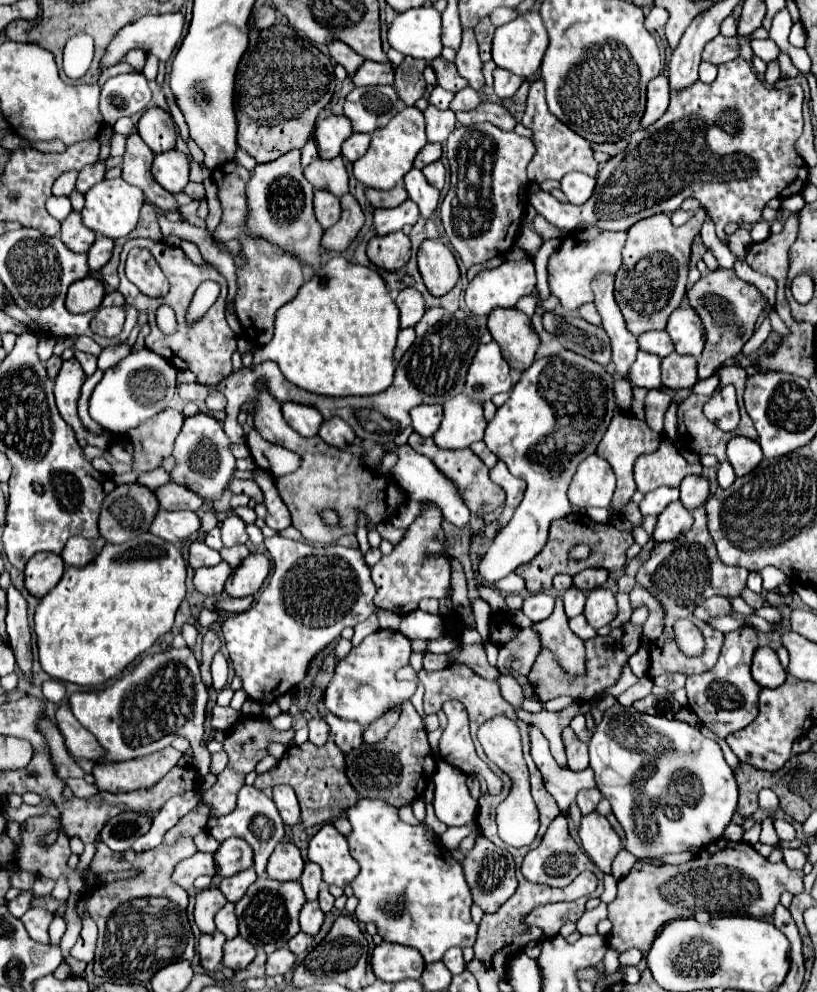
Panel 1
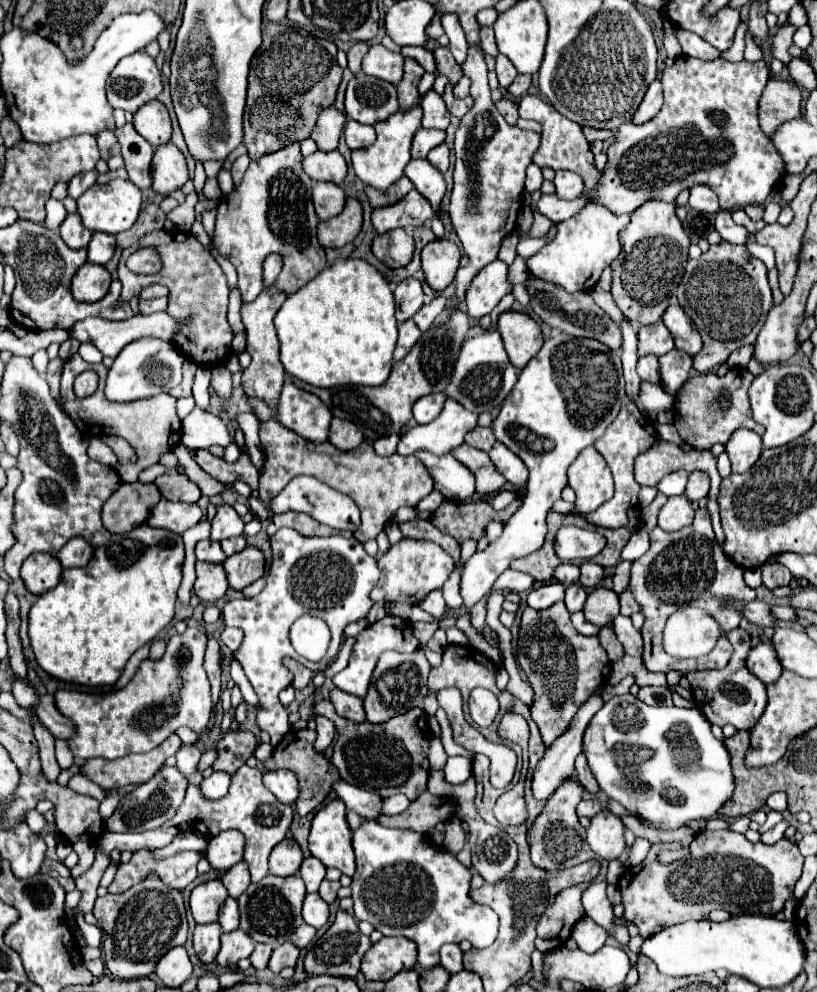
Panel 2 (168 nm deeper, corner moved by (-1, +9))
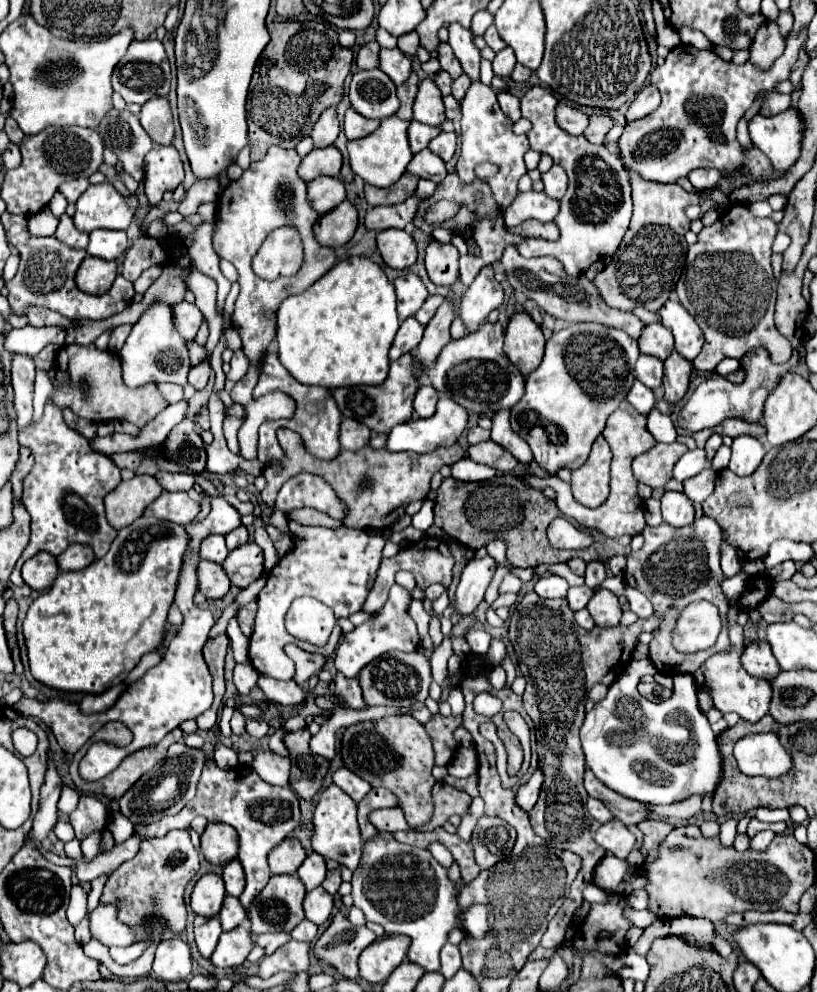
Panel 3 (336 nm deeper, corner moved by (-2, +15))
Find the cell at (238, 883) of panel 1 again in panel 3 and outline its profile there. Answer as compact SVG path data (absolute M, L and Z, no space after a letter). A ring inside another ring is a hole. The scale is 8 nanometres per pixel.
M232 860L226 864L224 872L222 872L222 878L226 882L226 892L230 896L240 896L242 890L244 890L244 868L238 860Z

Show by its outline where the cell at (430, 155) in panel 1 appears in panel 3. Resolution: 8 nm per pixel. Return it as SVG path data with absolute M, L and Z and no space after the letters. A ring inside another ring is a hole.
M412 120L410 126L408 126L408 142L410 142L412 152L416 154L416 152L424 150L424 148L428 146L428 142L430 142L434 136L438 136L438 132L440 132L440 128L426 126L426 124L420 124L420 122Z

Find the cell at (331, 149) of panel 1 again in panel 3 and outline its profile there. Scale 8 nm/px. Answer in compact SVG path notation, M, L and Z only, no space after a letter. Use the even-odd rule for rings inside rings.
M334 108L324 110L318 118L318 122L314 124L314 130L312 130L314 148L332 146L334 140L338 138L338 132L340 132L340 122L336 118L336 110Z

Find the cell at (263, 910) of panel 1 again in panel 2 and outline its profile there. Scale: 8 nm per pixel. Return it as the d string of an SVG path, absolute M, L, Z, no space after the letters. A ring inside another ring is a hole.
M269 874L261 882L249 884L249 888L237 900L241 910L241 930L245 930L253 942L265 942L273 946L287 942L293 930L297 930L297 926L303 924L301 918L303 898L305 898L305 884L297 874L287 878Z

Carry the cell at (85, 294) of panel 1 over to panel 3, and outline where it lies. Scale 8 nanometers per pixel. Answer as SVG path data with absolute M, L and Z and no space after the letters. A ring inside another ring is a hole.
M86 256L76 272L76 284L86 294L104 294L116 278L116 262Z

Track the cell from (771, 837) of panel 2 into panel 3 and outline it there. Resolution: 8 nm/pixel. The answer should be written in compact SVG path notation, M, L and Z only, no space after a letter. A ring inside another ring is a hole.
M770 830L760 832L758 836L754 836L754 838L752 838L752 842L750 842L750 850L756 850L756 852L766 850L766 848L768 848L768 844L772 842L772 838L774 838L774 836L776 836L776 834L772 834Z

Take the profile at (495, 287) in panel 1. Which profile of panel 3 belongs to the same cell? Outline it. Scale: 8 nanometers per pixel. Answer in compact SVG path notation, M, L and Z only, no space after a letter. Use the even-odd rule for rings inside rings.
M484 266L474 282L464 290L458 306L458 316L464 322L466 332L476 332L480 324L488 318L488 314L502 304L502 300L502 286L494 282L492 268Z

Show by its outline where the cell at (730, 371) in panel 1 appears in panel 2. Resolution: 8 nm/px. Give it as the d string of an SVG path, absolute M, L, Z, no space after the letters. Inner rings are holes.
M743 366L729 368L725 377L718 377L715 373L708 372L689 378L685 382L687 388L683 388L683 398L679 404L675 402L675 410L673 410L675 412L674 425L679 436L683 438L683 442L687 442L689 446L693 446L697 450L709 450L717 442L725 444L737 428L749 428L749 430L755 430L757 434L763 434L763 426L757 424L751 416L749 398L747 398L747 388L753 382L753 378L755 376ZM722 388L727 388L731 392L731 410L727 410L727 412L717 408L716 404L716 398Z

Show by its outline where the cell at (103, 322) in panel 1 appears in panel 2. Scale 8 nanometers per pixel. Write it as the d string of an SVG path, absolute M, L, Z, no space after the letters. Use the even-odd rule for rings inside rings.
M153 230L153 234L145 234L139 238L133 246L123 250L119 258L119 280L123 284L119 306L129 304L145 286L149 284L163 284L169 288L169 304L167 314L173 314L173 318L183 320L189 314L193 314L193 322L189 326L181 324L181 334L173 340L175 346L183 350L183 356L193 360L195 364L203 364L209 368L223 366L231 356L231 340L233 332L227 322L227 298L229 298L229 286L223 268L213 260L213 256L203 248L203 244L189 232L181 230ZM141 246L155 246L159 250L159 256L163 260L163 270L155 276L139 276L127 270L125 260L131 252L135 252Z

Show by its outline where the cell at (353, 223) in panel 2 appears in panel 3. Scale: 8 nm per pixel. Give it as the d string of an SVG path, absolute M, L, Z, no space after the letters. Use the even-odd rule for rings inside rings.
M344 200L328 214L320 216L314 224L314 236L322 246L338 248L344 246L356 232L358 226L358 212L354 204Z

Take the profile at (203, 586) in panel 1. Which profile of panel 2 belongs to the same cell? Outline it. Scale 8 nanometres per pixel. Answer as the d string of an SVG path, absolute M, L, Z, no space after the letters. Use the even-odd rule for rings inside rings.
M197 562L197 580L195 580L195 594L201 602L215 602L225 596L227 592L227 576L223 564L209 564Z

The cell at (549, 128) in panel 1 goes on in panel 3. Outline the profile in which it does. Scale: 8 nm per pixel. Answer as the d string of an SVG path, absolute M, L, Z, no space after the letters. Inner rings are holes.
M534 86L522 96L522 118L532 122L532 130L528 132L530 148L540 154L548 154L554 164L562 166L568 174L568 190L560 200L560 212L554 220L560 228L560 238L556 242L524 238L516 244L516 248L524 258L554 256L564 264L568 274L578 276L586 272L592 262L618 250L632 216L630 180L616 152L610 152L606 146L590 144L582 136L570 136L560 130L554 118L556 104L556 96L542 86Z

